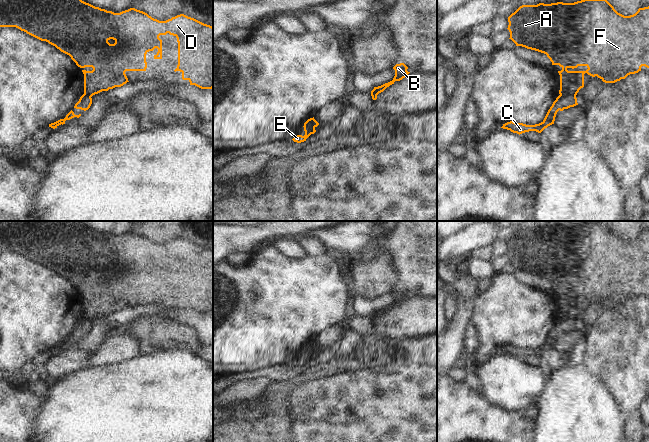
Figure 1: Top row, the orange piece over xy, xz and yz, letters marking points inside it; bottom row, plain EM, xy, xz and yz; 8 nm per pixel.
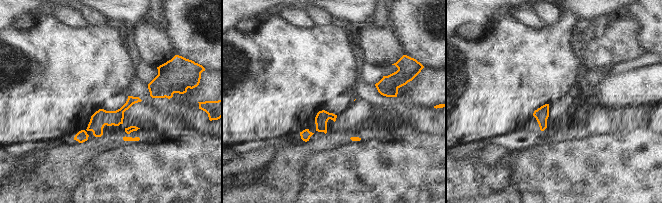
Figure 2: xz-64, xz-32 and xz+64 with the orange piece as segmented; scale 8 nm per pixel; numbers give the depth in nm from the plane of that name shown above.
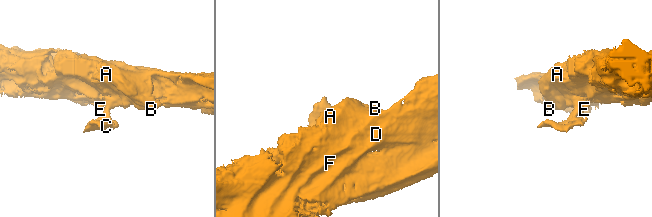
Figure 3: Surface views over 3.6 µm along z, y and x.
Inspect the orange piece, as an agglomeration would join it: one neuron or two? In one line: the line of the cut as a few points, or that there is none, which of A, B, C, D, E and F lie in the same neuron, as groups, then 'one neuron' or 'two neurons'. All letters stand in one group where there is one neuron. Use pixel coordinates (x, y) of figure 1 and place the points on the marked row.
xz (313, 118), (309, 134) | A B D F / C E | two neurons

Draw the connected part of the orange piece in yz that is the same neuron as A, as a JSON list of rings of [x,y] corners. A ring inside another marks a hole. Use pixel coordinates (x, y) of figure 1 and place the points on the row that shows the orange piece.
[[[581,0],[574,3],[551,3],[544,4],[539,3],[537,5],[522,5],[514,13],[508,17],[508,30],[510,32],[510,38],[516,46],[522,46],[527,49],[535,50],[547,55],[552,62],[552,65],[559,65],[562,70],[558,71],[560,75],[560,95],[577,95],[579,90],[584,87],[584,74],[595,77],[597,76],[605,83],[615,83],[621,79],[625,79],[630,74],[635,74],[641,71],[641,67],[645,66],[649,68],[649,6],[639,8],[638,11],[630,16],[624,16],[618,13],[614,7],[607,0]],[[578,66],[586,66],[586,71],[568,71],[568,68],[577,68]]]

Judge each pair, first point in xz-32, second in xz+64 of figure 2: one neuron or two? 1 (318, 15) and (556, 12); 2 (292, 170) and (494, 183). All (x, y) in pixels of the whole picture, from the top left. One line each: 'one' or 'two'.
1: one
2: two

